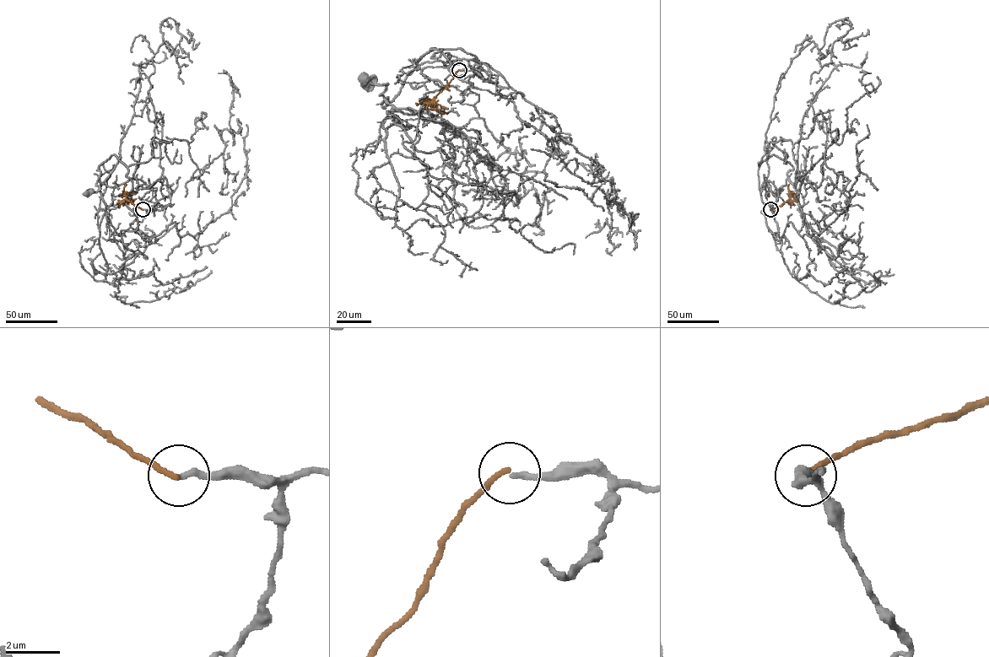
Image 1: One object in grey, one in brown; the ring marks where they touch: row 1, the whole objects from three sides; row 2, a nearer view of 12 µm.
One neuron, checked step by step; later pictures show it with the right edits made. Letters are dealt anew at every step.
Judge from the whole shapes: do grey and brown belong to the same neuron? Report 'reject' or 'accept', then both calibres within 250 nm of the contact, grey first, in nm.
reject; 240 nm thick on the grey side, 200 nm on the other

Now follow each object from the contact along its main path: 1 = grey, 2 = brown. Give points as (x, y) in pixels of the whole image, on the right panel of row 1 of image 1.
1: (770, 209), (778, 190), (766, 181), (760, 194), (758, 171), (773, 154), (793, 168), (776, 193)
2: (770, 209), (787, 201), (792, 195), (791, 191), (797, 199)

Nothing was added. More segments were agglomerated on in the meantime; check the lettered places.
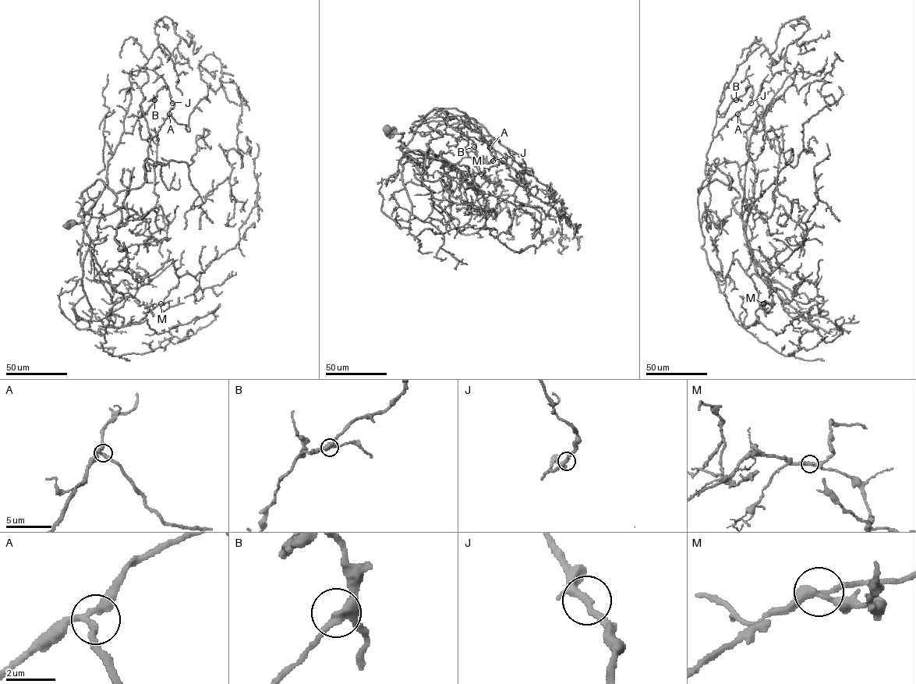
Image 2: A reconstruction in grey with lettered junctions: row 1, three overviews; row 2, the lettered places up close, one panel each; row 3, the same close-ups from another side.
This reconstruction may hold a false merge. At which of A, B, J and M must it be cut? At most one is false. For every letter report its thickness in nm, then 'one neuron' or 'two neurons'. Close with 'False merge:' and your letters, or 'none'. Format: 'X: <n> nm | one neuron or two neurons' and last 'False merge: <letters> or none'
A: 240 nm | one neuron
B: 320 nm | one neuron
J: 260 nm | one neuron
M: 280 nm | two neurons
False merge: M

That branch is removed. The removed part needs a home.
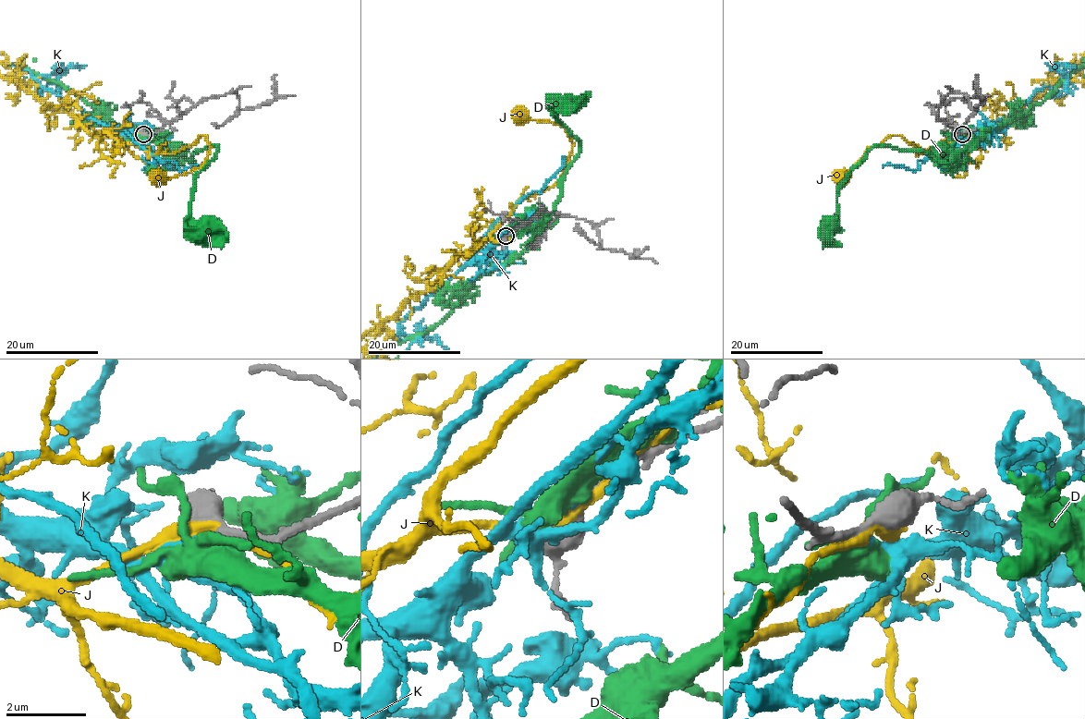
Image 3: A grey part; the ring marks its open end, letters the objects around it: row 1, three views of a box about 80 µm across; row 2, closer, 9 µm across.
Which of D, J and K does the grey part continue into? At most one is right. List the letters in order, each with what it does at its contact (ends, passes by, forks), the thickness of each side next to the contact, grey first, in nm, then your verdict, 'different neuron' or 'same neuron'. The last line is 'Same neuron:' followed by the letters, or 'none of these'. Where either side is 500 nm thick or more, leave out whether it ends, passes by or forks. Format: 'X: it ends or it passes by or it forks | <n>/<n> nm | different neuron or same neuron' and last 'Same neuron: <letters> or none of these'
D: it forks | 260/420 nm | different neuron
J: it passes by | 400/300 nm | different neuron
K: it ends | 280/90 nm | different neuron
Same neuron: none of these

